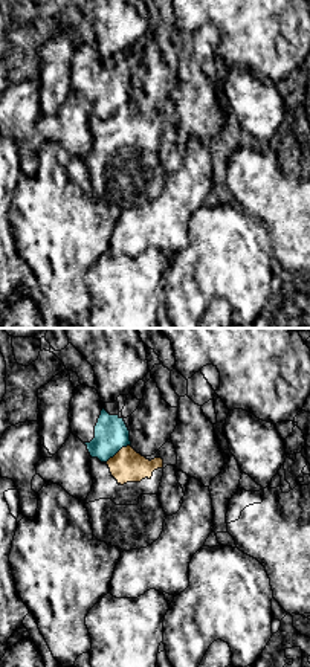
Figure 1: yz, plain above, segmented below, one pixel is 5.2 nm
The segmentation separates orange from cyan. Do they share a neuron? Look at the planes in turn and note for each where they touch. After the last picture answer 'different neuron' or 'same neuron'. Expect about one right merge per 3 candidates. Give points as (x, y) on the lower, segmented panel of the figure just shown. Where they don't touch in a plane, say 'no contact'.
contact (119, 451)

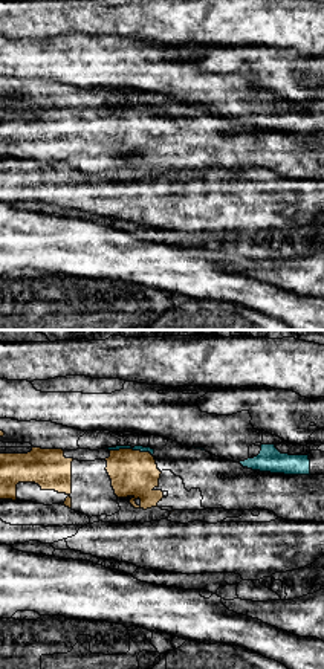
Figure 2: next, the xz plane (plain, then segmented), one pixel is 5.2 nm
contact (132, 449)

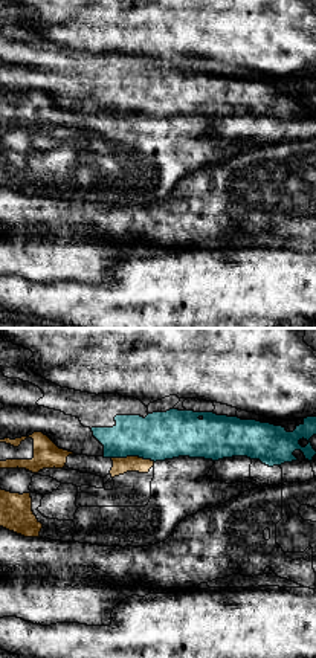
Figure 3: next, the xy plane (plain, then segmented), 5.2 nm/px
contact (133, 457)

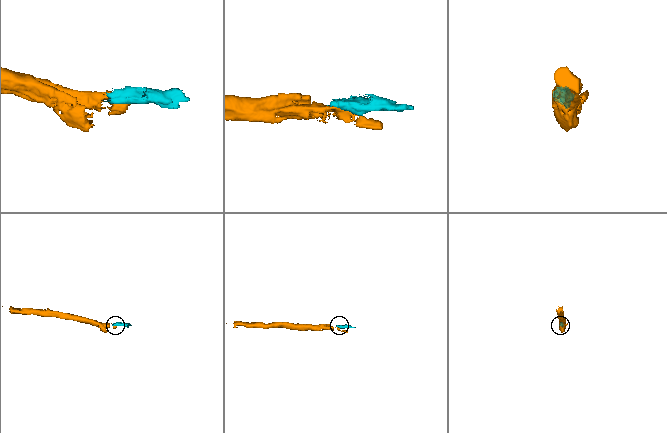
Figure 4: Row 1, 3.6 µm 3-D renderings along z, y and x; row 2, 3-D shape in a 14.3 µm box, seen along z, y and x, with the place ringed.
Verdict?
different neuron

